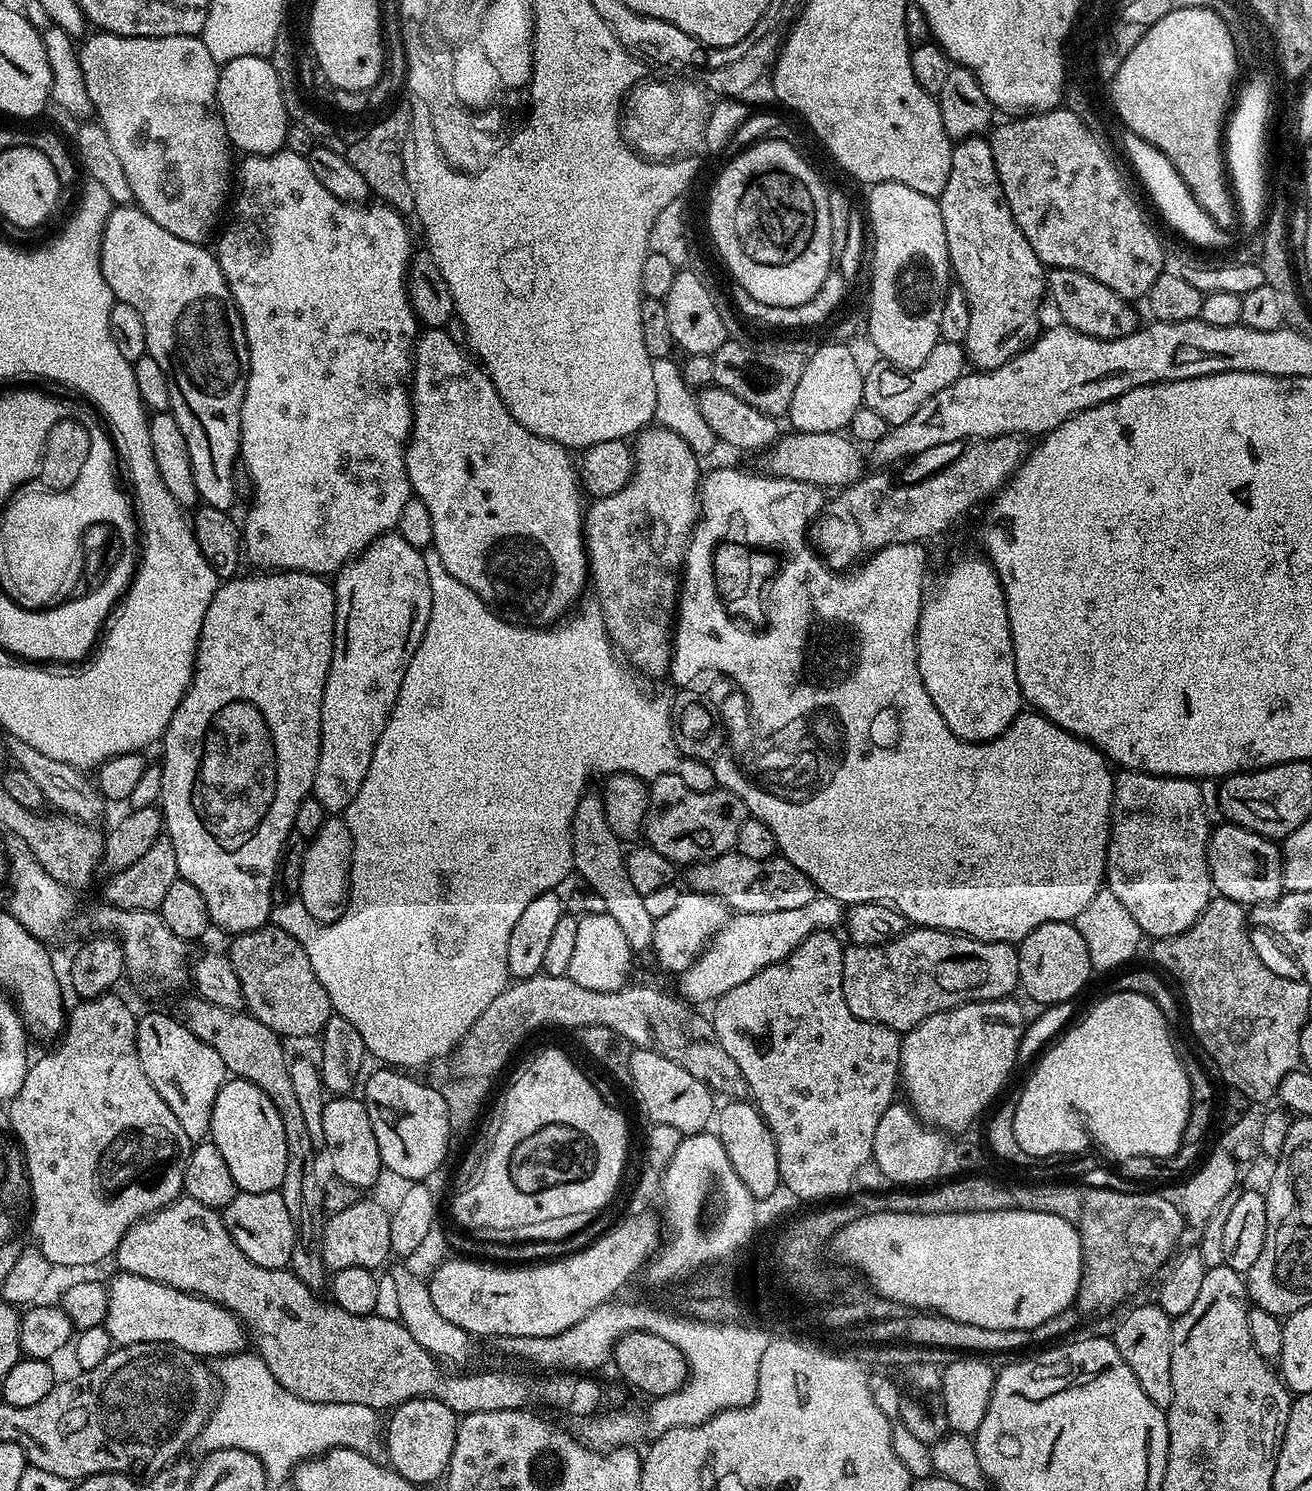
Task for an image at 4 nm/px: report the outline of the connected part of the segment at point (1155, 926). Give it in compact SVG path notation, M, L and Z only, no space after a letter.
M1131 770L1117 771L1114 776L1106 887L1130 910L1141 933L1152 940L1171 938L1190 930L1214 895L1208 869L1208 805L1206 792L1200 788L1203 787L1187 776L1152 776L1149 772Z

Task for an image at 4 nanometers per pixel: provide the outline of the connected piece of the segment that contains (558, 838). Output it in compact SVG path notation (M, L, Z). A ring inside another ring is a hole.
M435 550L425 551L424 561L430 574L430 622L418 650L414 650L414 658L410 658L410 666L406 666L406 674L386 722L386 730L382 730L374 746L370 770L366 770L362 790L358 790L358 798L354 798L354 802L350 802L350 806L342 813L352 839L352 878L348 903L339 918L331 924L317 923L312 926L316 928L304 928L306 916L296 902L277 903L270 917L275 927L290 932L306 950L306 956L310 958L310 964L314 966L314 972L318 974L318 980L330 998L333 1013L348 1019L358 1028L367 1055L372 1058L377 1056L385 1060L385 1065L400 1070L420 1068L431 1060L447 1057L449 1054L444 1048L451 1053L452 1040L456 1040L460 1032L470 1030L490 1002L509 986L506 946L510 946L510 930L514 930L514 922L518 922L518 917L526 911L530 902L534 902L534 898L538 898L538 894L559 889L559 884L568 875L573 875L572 819L585 791L584 780L591 774L592 760L599 758L600 748L616 748L615 771L629 772L645 782L651 782L667 772L675 772L676 765L682 759L674 742L669 701L655 696L650 689L635 680L638 678L630 671L629 665L622 662L608 636L599 603L586 605L580 618L570 624L562 622L548 627L525 626L495 616L500 614L493 611L474 590L470 590L470 586L458 582L458 578L454 578L446 566L442 566L442 558L438 558Z

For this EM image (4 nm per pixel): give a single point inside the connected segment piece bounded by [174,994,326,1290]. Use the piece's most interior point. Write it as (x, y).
(251, 1051)

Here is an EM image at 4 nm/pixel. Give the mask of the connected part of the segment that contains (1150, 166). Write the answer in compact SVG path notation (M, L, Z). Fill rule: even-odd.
M1125 135L1124 148L1128 151L1128 160L1132 163L1134 171L1140 175L1146 191L1152 195L1158 211L1164 215L1164 220L1180 236L1185 236L1192 244L1200 248L1220 248L1227 240L1229 233L1213 222L1210 214L1202 210L1202 206L1192 197L1192 191L1186 186L1186 182L1178 174L1178 170L1168 159L1152 144L1147 144L1142 137Z

